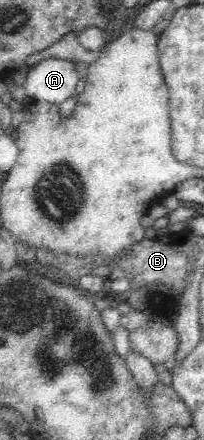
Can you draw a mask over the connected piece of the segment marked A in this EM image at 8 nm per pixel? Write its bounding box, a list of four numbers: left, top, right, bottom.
[24,59,79,106]

